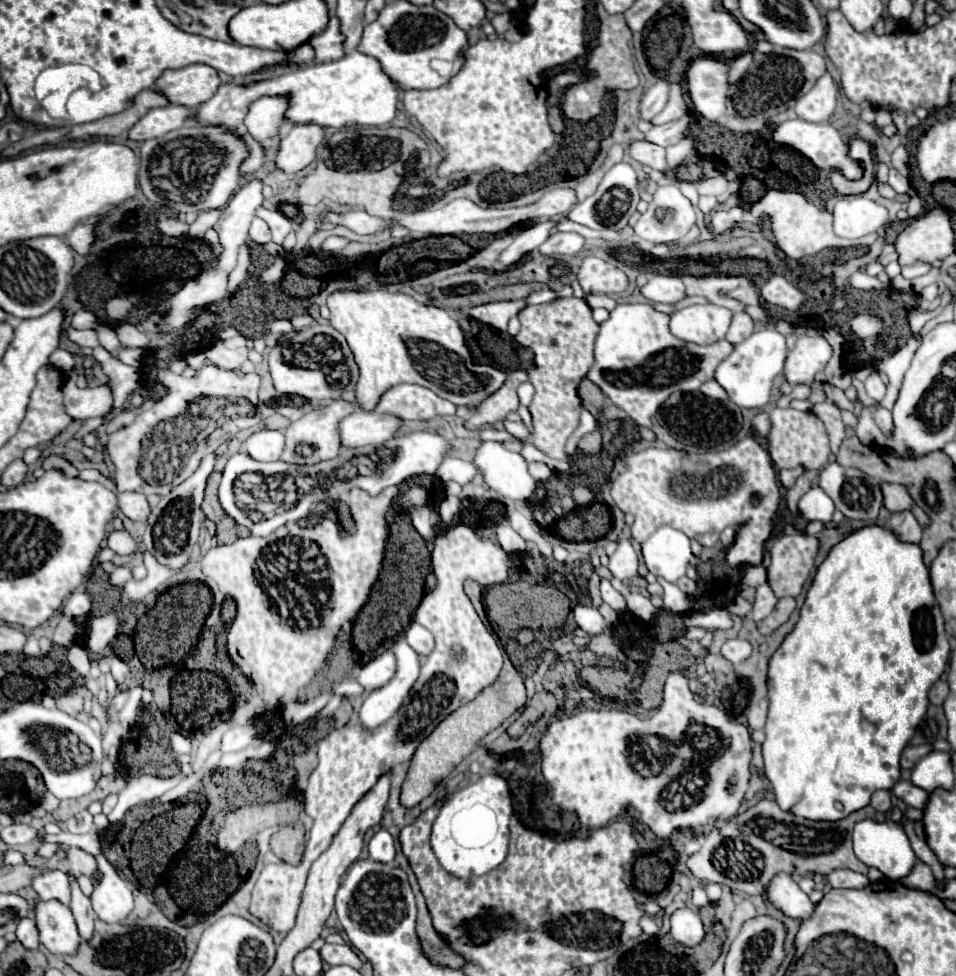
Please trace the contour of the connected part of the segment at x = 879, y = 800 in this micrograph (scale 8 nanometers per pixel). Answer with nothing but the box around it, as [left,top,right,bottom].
[872,791,892,813]

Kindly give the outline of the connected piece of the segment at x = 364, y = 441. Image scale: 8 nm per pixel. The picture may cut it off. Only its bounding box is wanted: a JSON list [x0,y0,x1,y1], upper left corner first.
[340,411,404,447]

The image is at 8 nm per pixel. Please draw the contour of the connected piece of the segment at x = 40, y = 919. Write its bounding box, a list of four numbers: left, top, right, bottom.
[34,901,80,955]

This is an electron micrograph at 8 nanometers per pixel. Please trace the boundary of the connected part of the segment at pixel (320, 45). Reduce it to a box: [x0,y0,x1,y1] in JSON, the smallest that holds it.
[310,17,344,63]

